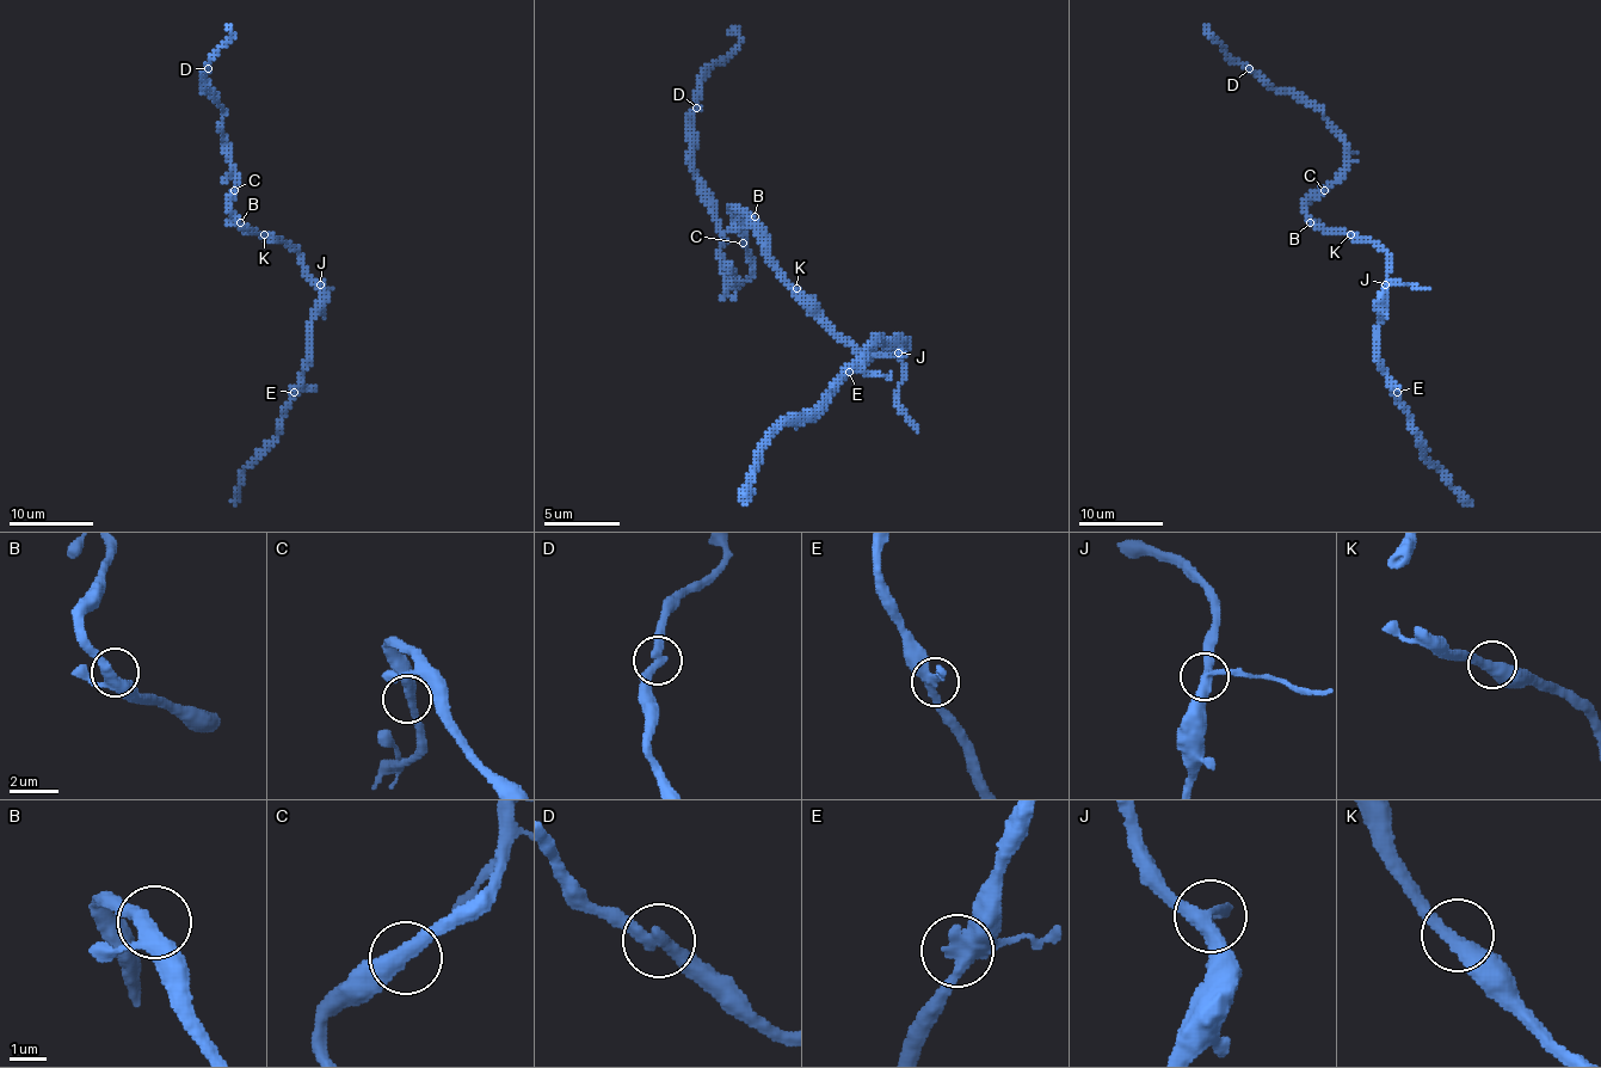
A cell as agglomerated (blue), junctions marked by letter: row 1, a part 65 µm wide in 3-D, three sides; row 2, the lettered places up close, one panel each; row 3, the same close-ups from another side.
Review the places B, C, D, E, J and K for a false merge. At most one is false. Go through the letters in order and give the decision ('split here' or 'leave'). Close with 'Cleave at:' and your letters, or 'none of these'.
B: leave
C: leave
D: leave
E: leave
J: split here
K: leave
Cleave at: J

